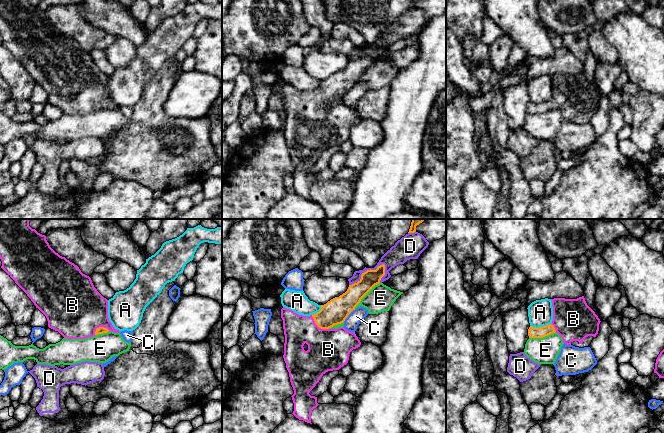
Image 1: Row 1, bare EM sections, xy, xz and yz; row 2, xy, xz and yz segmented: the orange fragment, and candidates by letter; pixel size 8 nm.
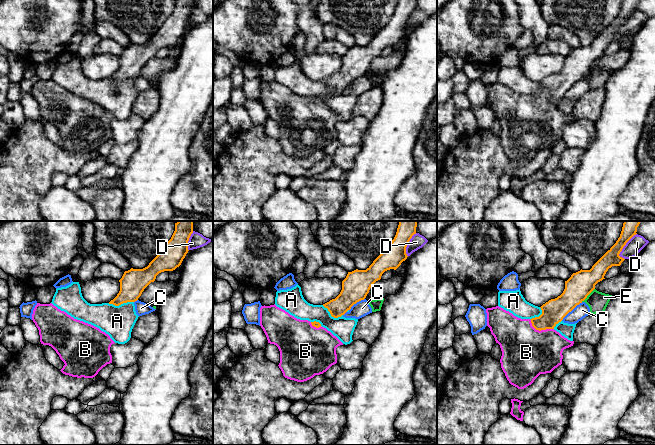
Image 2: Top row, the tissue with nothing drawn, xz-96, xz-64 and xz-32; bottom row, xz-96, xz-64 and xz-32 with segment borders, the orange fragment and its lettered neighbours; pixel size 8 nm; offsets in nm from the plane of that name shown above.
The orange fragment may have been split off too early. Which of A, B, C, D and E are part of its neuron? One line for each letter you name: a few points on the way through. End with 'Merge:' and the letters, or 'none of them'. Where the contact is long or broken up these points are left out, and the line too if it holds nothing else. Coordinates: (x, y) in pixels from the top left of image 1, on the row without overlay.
B: Path across: xz (334, 88), (318, 102), (318, 113), (328, 125)
Merge: B

